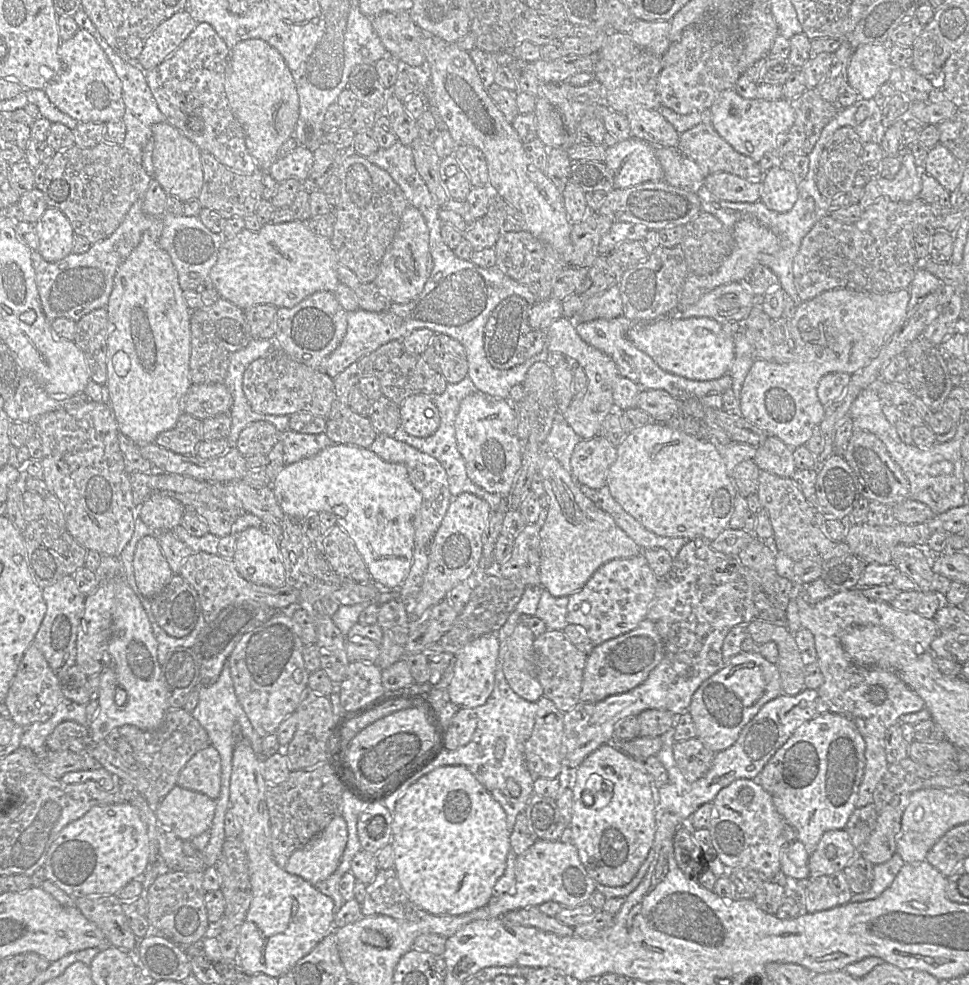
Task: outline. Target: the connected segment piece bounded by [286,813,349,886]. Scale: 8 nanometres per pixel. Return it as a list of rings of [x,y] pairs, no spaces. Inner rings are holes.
[[[338,813],[314,838],[302,845],[288,861],[288,870],[320,886],[341,864],[349,842],[349,828]]]

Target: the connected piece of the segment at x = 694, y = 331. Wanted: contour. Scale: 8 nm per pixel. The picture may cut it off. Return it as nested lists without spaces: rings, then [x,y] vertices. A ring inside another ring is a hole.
[[[681,316],[673,321],[653,321],[648,327],[633,335],[633,343],[660,366],[671,373],[690,380],[708,381],[730,377],[730,368],[735,355],[734,337],[728,336],[720,322],[706,317]]]

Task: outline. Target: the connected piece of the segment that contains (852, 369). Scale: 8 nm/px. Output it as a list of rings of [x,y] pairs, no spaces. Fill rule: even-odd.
[[[833,289],[826,291],[816,298],[803,302],[802,305],[797,307],[794,316],[789,320],[789,327],[791,330],[792,338],[795,344],[795,360],[791,365],[784,365],[778,362],[776,359],[757,358],[755,363],[749,369],[740,391],[741,413],[753,421],[769,435],[775,436],[788,444],[793,449],[808,446],[812,439],[813,431],[818,424],[822,424],[822,420],[826,414],[825,404],[820,400],[818,394],[819,383],[824,376],[832,372],[844,372],[849,374],[855,374],[859,372],[877,353],[879,353],[894,337],[898,329],[904,323],[911,308],[911,292],[909,289],[898,289],[888,293],[864,293],[853,292],[844,289]]]

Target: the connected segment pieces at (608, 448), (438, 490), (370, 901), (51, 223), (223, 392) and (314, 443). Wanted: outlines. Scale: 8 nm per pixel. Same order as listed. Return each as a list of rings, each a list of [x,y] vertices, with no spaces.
[[[603,437],[582,440],[572,458],[572,475],[590,490],[607,487],[608,472],[616,459],[616,447]]]
[[[378,434],[370,449],[385,460],[400,462],[407,467],[414,484],[423,494],[423,506],[416,521],[416,539],[419,542],[431,544],[452,501],[449,477],[445,466],[439,459],[400,441],[394,435]]]
[[[394,870],[379,872],[377,878],[367,886],[362,903],[364,917],[383,916],[399,922],[411,923],[424,919],[425,915],[404,892]]]
[[[46,207],[33,226],[36,250],[46,263],[55,264],[73,252],[75,234],[67,218],[58,209]]]
[[[223,382],[193,385],[184,402],[184,415],[207,421],[230,414],[232,399]]]
[[[291,429],[281,431],[280,443],[285,451],[285,463],[316,457],[333,444],[326,433],[301,434]]]

